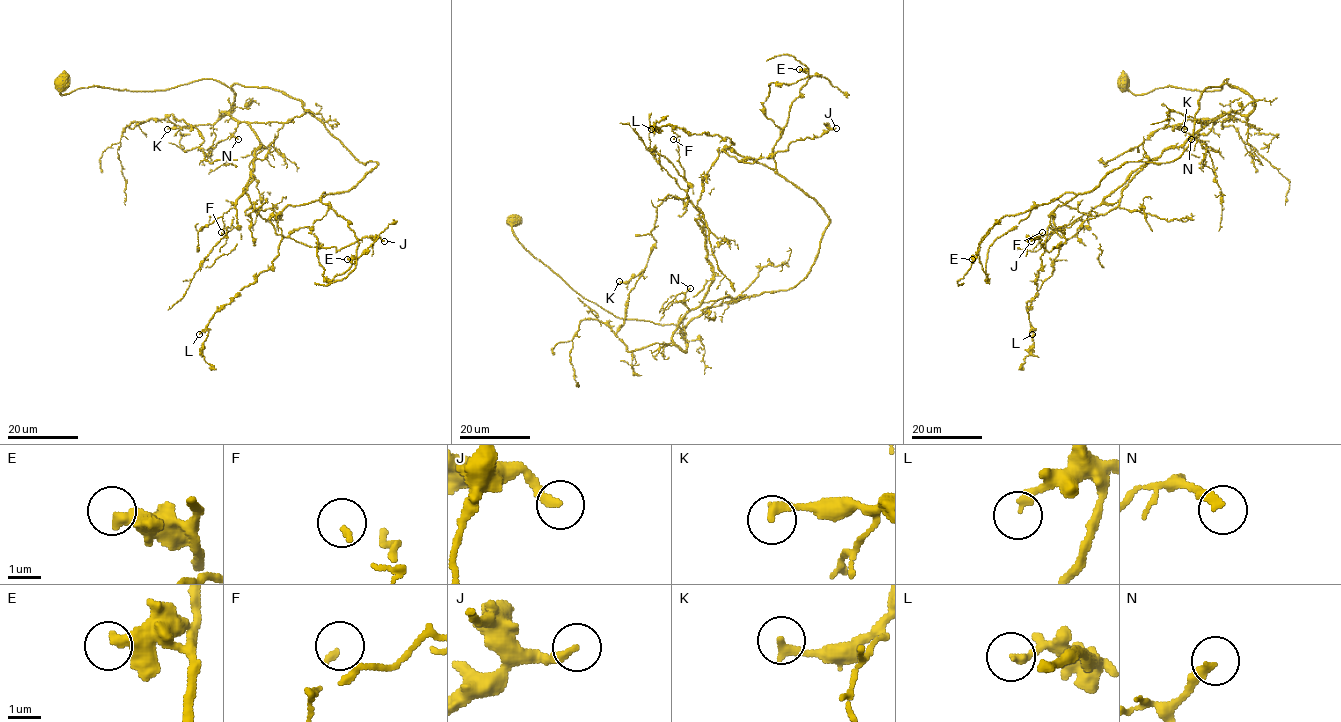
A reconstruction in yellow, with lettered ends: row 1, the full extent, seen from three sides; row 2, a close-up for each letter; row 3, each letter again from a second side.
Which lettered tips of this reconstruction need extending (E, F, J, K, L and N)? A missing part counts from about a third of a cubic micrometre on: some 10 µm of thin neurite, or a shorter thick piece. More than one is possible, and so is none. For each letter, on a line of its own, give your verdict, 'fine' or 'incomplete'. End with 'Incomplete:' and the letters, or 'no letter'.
E: fine
F: fine
J: incomplete
K: fine
L: fine
N: fine
Incomplete: J

